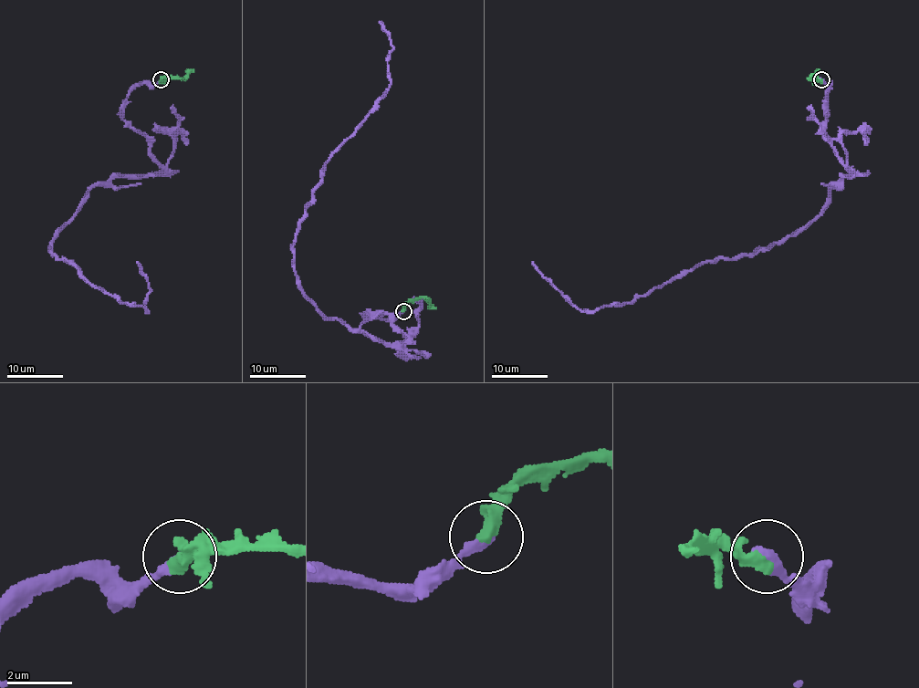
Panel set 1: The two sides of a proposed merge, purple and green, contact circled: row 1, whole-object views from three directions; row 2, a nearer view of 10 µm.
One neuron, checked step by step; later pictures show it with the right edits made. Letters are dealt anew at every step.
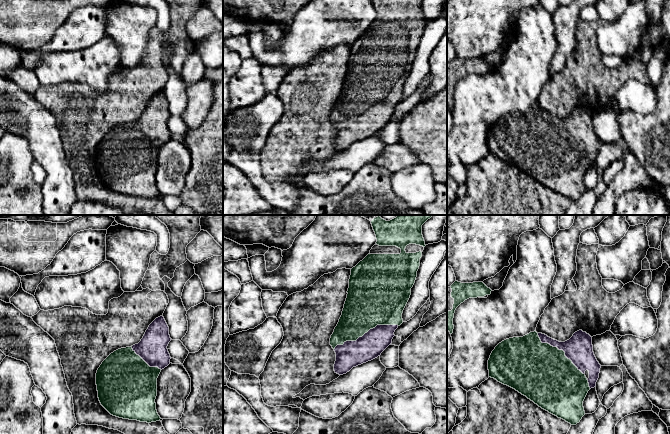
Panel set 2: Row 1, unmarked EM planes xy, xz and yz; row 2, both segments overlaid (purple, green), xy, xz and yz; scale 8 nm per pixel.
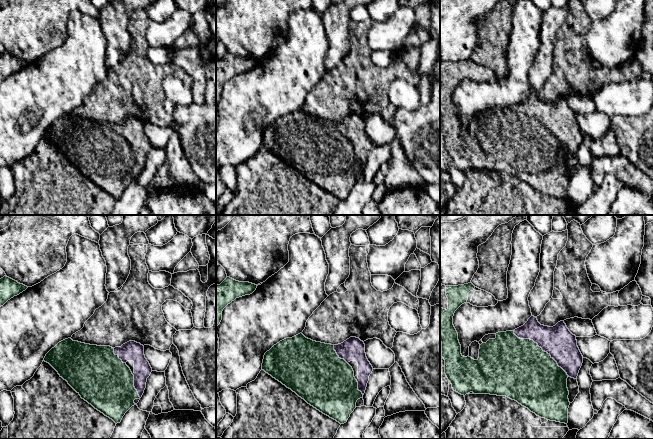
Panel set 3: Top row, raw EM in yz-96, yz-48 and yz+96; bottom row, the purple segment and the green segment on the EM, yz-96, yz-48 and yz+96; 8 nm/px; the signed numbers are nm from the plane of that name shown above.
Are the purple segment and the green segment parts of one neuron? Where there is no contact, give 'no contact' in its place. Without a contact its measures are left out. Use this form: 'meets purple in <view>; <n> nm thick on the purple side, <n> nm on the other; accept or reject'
meets purple in xz; 200 nm thick on the purple side, 380 nm on the other; accept

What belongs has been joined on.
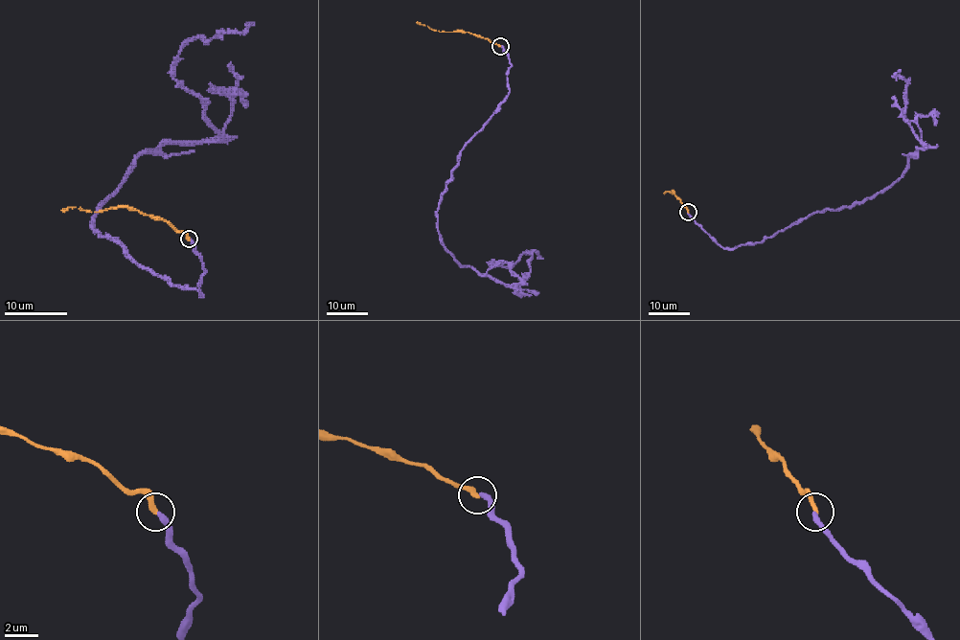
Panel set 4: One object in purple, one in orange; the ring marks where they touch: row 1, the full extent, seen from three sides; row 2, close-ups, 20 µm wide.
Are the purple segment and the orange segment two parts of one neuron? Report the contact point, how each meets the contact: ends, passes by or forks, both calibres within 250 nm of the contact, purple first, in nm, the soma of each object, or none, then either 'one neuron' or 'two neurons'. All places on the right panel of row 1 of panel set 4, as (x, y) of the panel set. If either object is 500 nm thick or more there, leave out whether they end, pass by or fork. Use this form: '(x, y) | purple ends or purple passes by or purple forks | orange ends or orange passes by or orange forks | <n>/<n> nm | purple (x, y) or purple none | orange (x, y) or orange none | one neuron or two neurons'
(688, 212) | purple ends | orange ends | 320/300 nm | purple none | orange none | two neurons

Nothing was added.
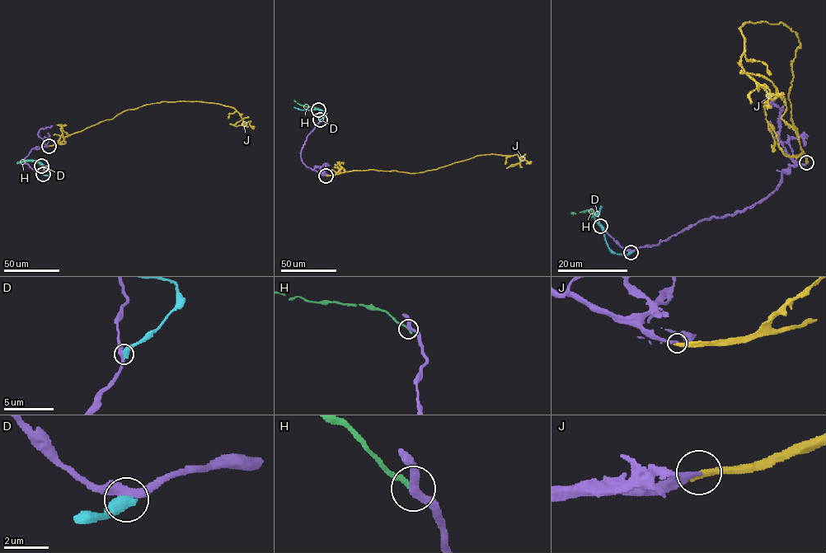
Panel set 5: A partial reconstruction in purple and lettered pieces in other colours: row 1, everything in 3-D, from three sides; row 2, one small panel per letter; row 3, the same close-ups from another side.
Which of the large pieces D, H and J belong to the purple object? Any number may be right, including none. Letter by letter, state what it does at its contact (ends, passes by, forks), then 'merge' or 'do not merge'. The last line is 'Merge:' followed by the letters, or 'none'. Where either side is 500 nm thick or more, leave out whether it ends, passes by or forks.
D: do not merge
H: it ends | do not merge
J: it ends | merge
Merge: J

